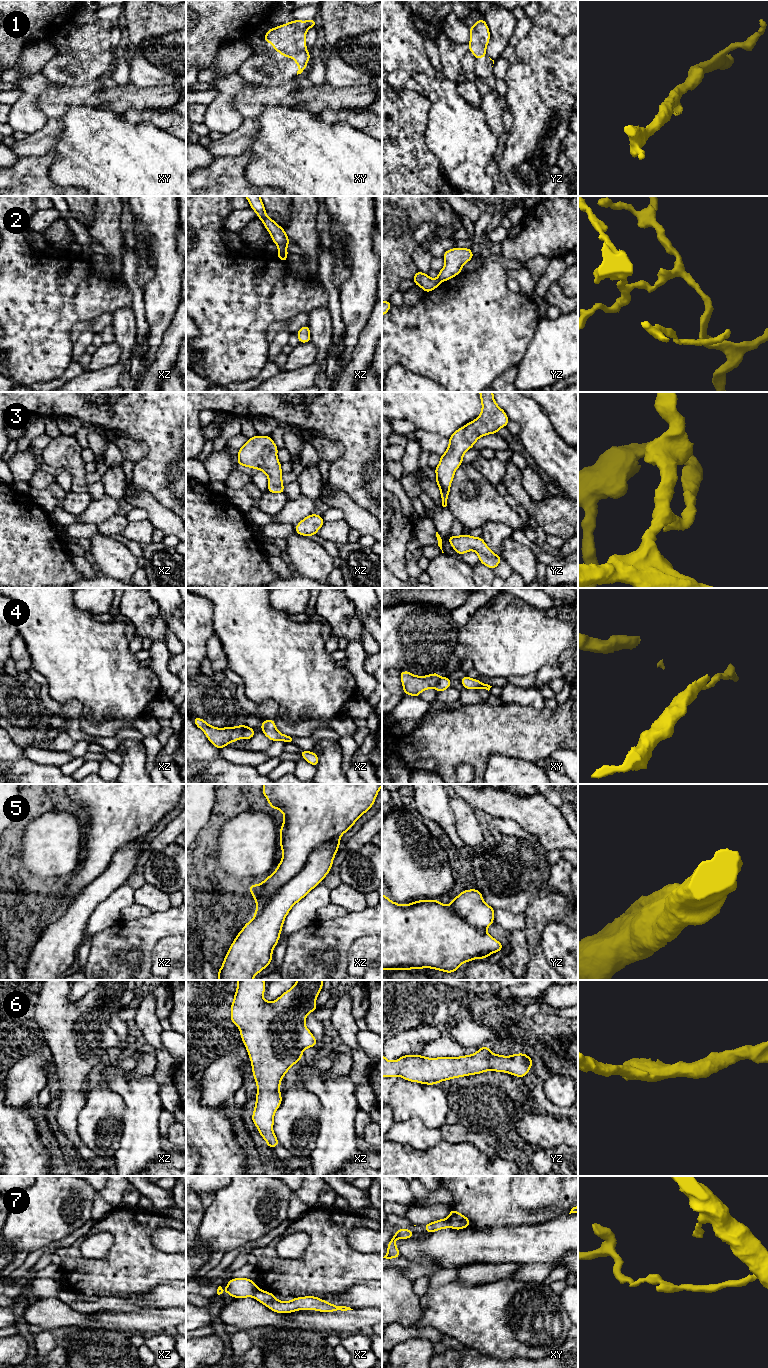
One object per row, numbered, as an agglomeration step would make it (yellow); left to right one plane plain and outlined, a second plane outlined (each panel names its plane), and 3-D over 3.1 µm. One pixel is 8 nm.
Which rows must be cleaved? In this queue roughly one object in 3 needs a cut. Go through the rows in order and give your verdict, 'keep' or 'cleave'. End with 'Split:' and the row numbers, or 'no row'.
1: keep
2: cleave
3: keep
4: cleave
5: cleave
6: keep
7: cleave
Split: 2, 4, 5, 7

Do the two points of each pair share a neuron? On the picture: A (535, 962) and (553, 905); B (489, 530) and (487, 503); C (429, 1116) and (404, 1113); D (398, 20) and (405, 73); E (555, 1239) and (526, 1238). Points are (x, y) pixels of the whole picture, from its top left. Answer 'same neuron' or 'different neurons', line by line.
A: same neuron
B: different neurons
C: same neuron
D: same neuron
E: same neuron

